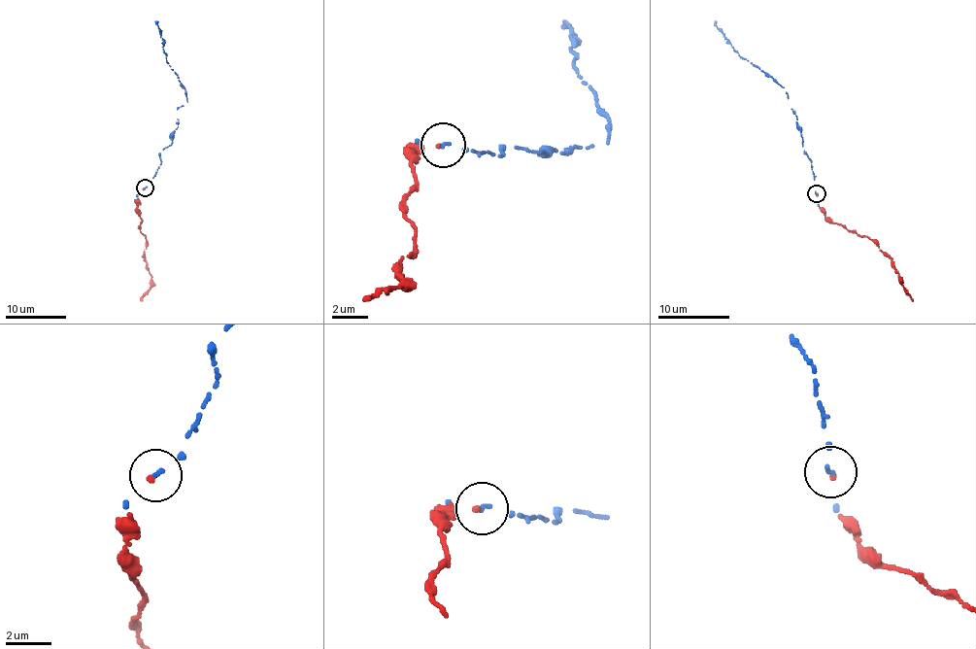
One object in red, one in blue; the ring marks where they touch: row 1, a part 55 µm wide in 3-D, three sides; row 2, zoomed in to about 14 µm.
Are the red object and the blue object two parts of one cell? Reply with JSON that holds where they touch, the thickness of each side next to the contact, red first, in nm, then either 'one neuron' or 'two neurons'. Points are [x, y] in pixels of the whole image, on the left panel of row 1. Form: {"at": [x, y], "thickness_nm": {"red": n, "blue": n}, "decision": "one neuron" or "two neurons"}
{"at": [145, 187], "thickness_nm": {"red": 180, "blue": 160}, "decision": "one neuron"}

